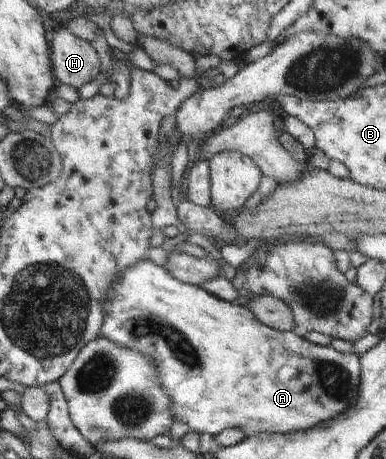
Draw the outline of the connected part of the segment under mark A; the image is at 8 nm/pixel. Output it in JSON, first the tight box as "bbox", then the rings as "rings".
{"bbox":[102,260,361,437],"rings":[[[150,260],[139,261],[126,269],[120,275],[120,281],[114,283],[114,287],[110,289],[110,293],[104,299],[104,311],[106,311],[106,319],[102,336],[108,337],[112,343],[118,343],[120,347],[130,347],[134,351],[140,351],[148,357],[152,357],[152,361],[158,367],[160,373],[160,383],[166,389],[166,393],[170,395],[172,401],[172,411],[174,411],[174,419],[180,423],[186,423],[189,429],[194,433],[208,433],[212,437],[220,435],[222,431],[230,428],[242,429],[247,436],[253,436],[262,432],[289,434],[290,432],[306,431],[318,427],[322,423],[326,423],[329,419],[340,415],[342,411],[346,411],[346,407],[356,403],[356,395],[358,395],[358,383],[361,382],[360,356],[354,352],[345,353],[338,352],[331,346],[321,346],[314,344],[308,337],[299,336],[295,331],[280,331],[261,323],[261,320],[254,315],[254,312],[246,305],[241,306],[234,302],[220,299],[218,296],[212,295],[206,288],[198,285],[187,284],[172,275],[164,266],[158,266]]]}

